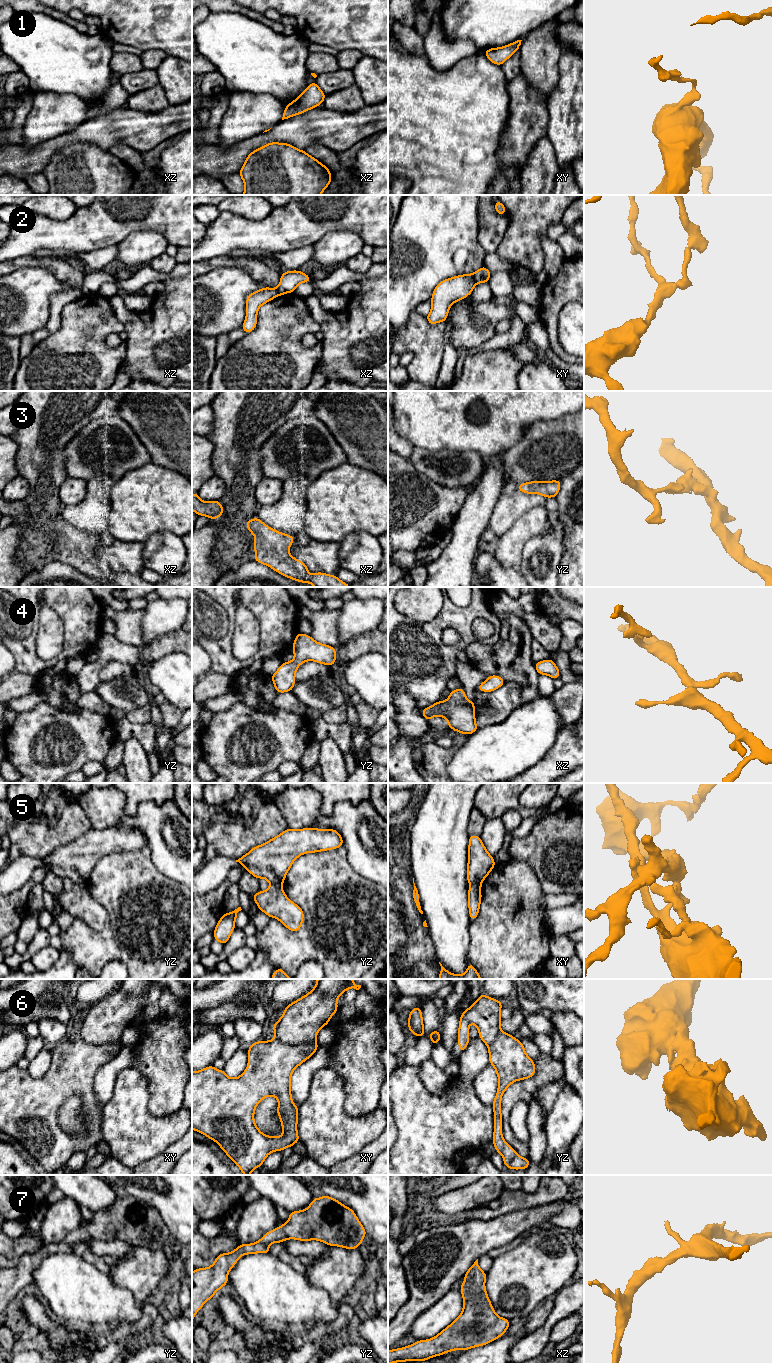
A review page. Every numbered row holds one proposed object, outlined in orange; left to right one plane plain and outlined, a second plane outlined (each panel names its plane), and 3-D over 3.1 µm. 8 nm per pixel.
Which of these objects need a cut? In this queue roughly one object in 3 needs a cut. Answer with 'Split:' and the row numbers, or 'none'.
Split: 2, 5, 6

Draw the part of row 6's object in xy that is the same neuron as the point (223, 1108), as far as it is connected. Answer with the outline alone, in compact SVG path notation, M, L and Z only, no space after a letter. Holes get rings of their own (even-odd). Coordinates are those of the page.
M276 1038L271 1041L257 1041L248 1047L248 1065L237 1078L229 1078L224 1070L218 1070L213 1065L200 1071L192 1071L192 1129L216 1141L227 1156L241 1169L244 1175L257 1167L262 1167L266 1157L274 1151L283 1151L300 1142L297 1123L299 1106L293 1104L291 1095L291 1075L304 1061L315 1054L319 1045L316 1041L304 1044L283 1044ZM267 1096L275 1096L278 1100L277 1115L281 1119L283 1135L264 1135L255 1125L254 1112L256 1106Z

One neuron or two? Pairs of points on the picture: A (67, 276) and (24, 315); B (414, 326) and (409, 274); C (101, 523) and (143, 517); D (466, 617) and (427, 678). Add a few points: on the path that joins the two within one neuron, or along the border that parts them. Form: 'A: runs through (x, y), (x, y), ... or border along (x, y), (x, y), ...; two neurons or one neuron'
A: border along (43, 266), (46, 266), (60, 280), (70, 286); two neurons
B: border along (414, 310), (407, 322), (399, 330); two neurons
C: border along (109, 499), (107, 530); two neurons
D: runs through (465, 632), (465, 640), (442, 663); one neuron

